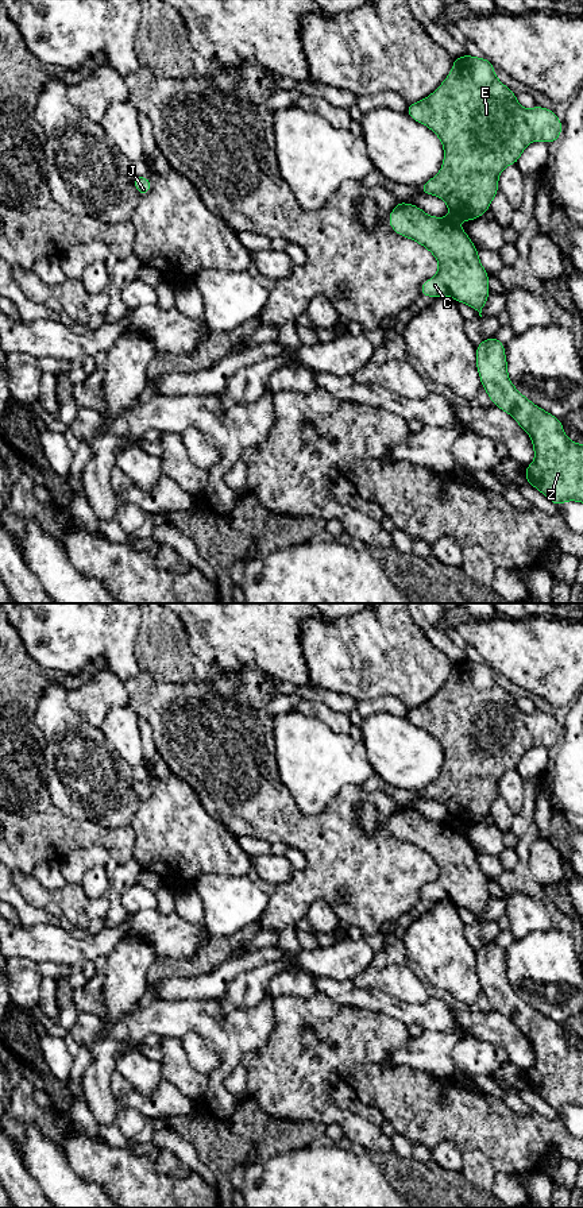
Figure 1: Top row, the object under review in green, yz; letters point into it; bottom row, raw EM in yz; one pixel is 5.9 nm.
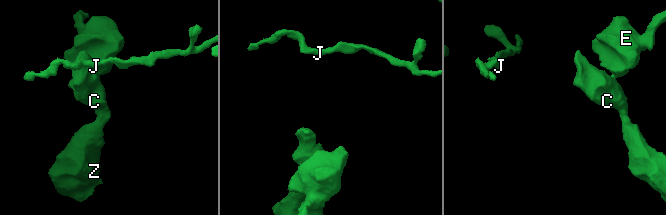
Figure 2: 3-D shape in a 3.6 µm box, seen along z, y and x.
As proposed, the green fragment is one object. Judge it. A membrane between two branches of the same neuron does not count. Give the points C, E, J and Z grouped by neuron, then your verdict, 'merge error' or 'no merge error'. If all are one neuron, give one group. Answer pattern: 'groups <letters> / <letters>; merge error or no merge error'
groups C Z / E J; merge error

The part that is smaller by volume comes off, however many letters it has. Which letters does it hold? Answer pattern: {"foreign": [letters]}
{"foreign": ["C", "Z"]}

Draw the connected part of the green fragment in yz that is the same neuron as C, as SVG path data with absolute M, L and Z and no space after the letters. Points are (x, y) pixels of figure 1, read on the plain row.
M398 806L389 819L389 829L398 840L428 853L439 867L439 877L421 889L420 899L426 902L449 900L457 907L470 910L482 922L482 914L490 899L489 877L480 869L476 852L456 825L452 822L433 822L417 810Z

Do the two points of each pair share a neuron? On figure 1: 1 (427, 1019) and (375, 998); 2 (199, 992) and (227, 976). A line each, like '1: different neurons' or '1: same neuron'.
1: same neuron
2: same neuron

